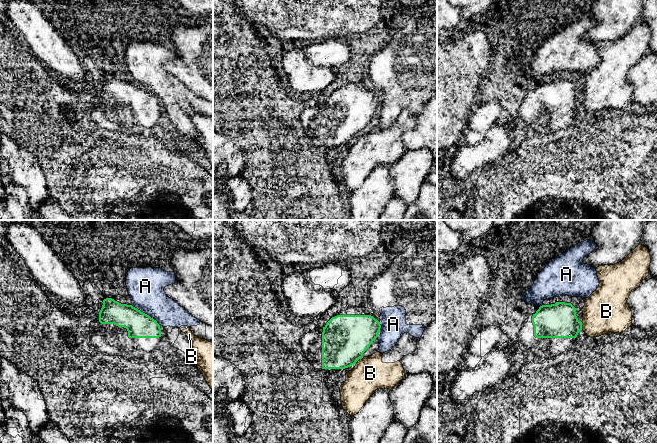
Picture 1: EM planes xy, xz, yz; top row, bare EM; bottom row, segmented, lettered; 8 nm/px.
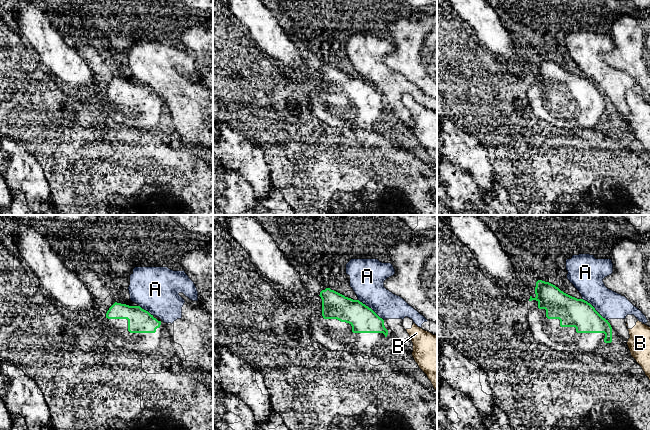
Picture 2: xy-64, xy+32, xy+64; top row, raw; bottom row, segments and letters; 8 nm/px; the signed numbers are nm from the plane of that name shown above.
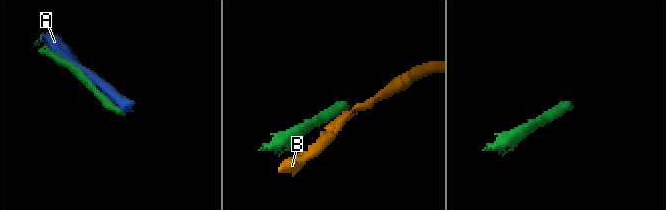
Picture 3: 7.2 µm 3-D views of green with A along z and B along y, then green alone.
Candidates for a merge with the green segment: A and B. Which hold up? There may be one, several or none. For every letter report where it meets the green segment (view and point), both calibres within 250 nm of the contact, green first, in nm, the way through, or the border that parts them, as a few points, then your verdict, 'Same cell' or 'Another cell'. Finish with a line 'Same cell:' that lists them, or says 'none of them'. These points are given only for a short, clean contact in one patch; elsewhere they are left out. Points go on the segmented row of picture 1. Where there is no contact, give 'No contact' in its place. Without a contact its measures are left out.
A: Touches green at xy (144, 313). Thickness 200 nm (green) against 300 nm. Another cell
B: Touches green at yz (581, 326). Thickness 280 nm (green) against 360 nm. Another cell
Same cell: none of them

